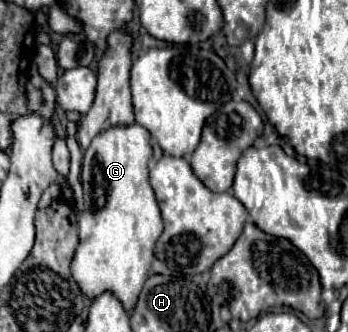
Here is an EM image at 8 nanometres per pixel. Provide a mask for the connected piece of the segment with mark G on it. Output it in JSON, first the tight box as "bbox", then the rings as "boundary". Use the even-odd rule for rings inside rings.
{"bbox":[71,124,163,314],"boundary":[[[139,124],[105,130],[99,136],[95,136],[91,146],[85,150],[83,168],[81,168],[85,212],[79,218],[79,246],[71,262],[71,272],[81,292],[87,298],[95,300],[97,296],[101,296],[101,292],[113,292],[113,296],[117,296],[117,300],[123,304],[127,314],[131,314],[137,304],[137,296],[147,280],[151,262],[155,258],[153,254],[155,242],[163,232],[163,220],[161,220],[159,206],[155,202],[155,194],[151,190],[149,174],[147,174],[149,172],[147,166],[153,156],[149,140],[151,140],[151,134]]]}

